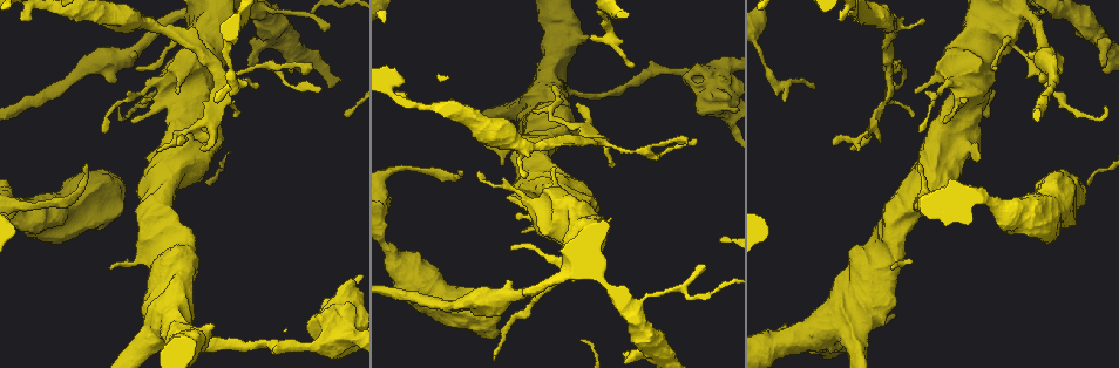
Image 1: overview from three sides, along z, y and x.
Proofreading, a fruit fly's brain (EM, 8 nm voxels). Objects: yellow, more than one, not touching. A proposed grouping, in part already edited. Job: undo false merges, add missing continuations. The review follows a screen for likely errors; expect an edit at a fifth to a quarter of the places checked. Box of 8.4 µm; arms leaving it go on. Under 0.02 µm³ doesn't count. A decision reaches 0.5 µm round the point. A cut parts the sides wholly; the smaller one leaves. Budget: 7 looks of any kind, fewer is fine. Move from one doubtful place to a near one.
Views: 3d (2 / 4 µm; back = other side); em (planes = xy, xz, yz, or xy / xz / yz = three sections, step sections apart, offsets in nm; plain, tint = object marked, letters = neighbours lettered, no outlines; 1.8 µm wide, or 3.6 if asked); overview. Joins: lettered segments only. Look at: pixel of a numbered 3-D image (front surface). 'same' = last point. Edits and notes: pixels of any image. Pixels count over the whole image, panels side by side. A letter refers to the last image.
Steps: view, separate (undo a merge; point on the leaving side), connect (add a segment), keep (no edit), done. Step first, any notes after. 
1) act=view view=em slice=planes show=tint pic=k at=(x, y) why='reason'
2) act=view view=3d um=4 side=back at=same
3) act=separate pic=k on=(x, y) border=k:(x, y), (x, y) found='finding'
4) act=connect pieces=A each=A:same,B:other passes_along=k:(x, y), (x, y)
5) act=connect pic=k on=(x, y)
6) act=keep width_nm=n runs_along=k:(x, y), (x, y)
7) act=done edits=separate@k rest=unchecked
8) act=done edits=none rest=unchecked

act=view view=3d um=2 pic=1 at=(21, 21) why='tapers out'

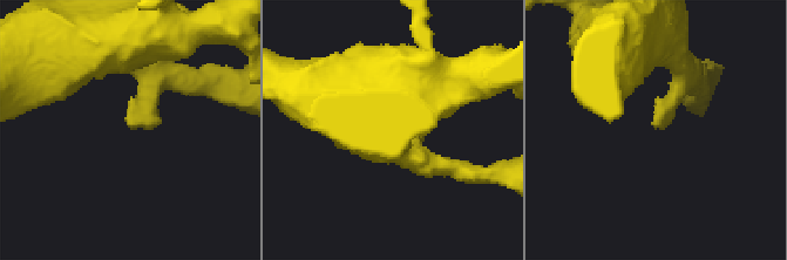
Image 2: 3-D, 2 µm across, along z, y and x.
act=view view=em slice=planes show=letters pic=2 at=(130, 128)

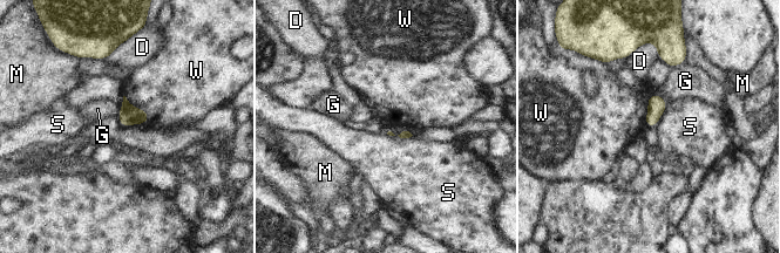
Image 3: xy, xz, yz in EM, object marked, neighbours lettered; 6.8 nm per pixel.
act=keep longest_contact=W:240nm each=D:other,G:other,M:other,S:other,W:other border=3:(124, 95), (146, 111), (148, 121) found='no lettered segment goes on from it'

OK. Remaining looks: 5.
act=view view=3d um=2 pic=1 at=(217, 100) why='thin end'

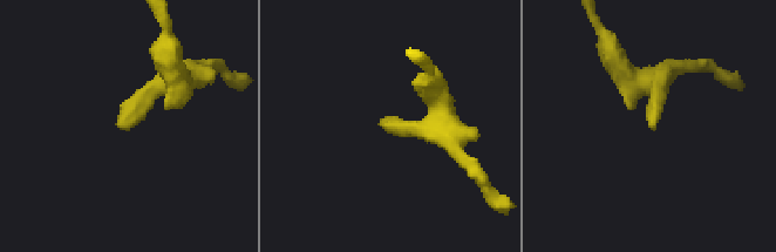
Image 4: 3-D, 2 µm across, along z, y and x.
act=view view=em slice=yz step=16 show=letters pic=4 at=(128, 130) why='shape alone is not enough'

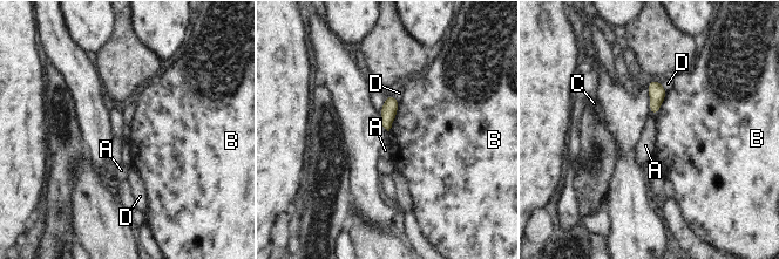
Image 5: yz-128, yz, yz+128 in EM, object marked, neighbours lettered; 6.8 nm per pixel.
act=view view=em slice=planes show=letters at=same why='cut it another way'

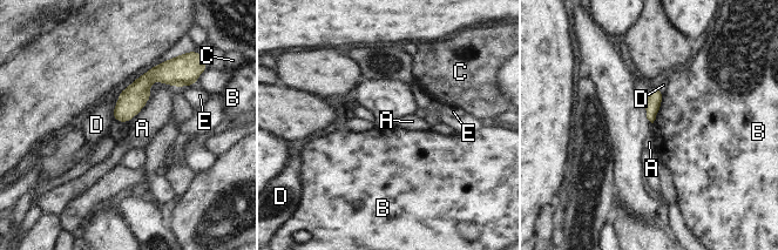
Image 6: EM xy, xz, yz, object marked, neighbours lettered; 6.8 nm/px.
act=keep width_nm=110 each=A:other,B:other,C:other,D:other,E:other found='none of them fits'

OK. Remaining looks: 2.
act=done edits=none rest=unchecked

